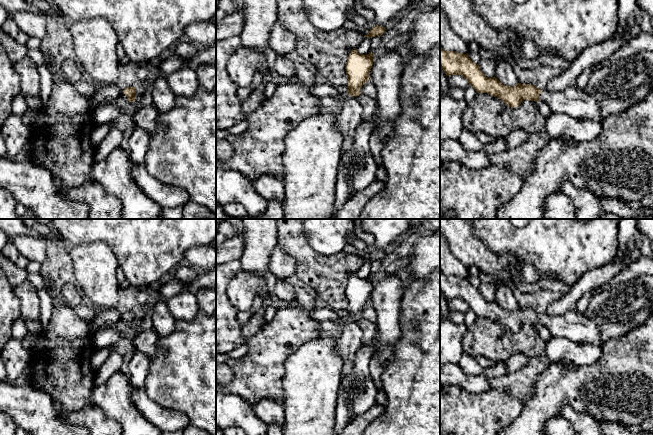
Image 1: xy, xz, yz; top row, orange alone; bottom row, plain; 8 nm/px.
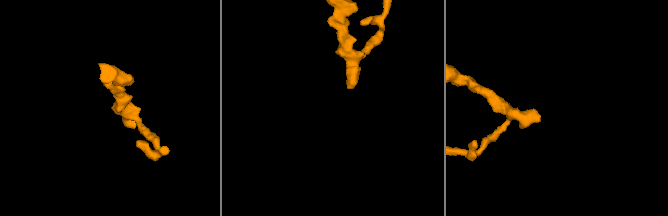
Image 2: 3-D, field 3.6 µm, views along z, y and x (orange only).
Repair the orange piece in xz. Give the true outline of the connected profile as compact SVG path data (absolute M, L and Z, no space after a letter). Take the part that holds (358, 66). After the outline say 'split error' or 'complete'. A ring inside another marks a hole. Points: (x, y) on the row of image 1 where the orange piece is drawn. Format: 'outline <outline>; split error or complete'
outline M357 49L352 50L348 56L345 66L348 76L347 94L342 99L343 108L336 123L342 135L342 154L351 150L356 130L362 122L362 107L358 96L362 86L369 81L373 62L373 53L363 55Z; split error

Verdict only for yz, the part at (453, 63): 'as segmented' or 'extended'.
extended

